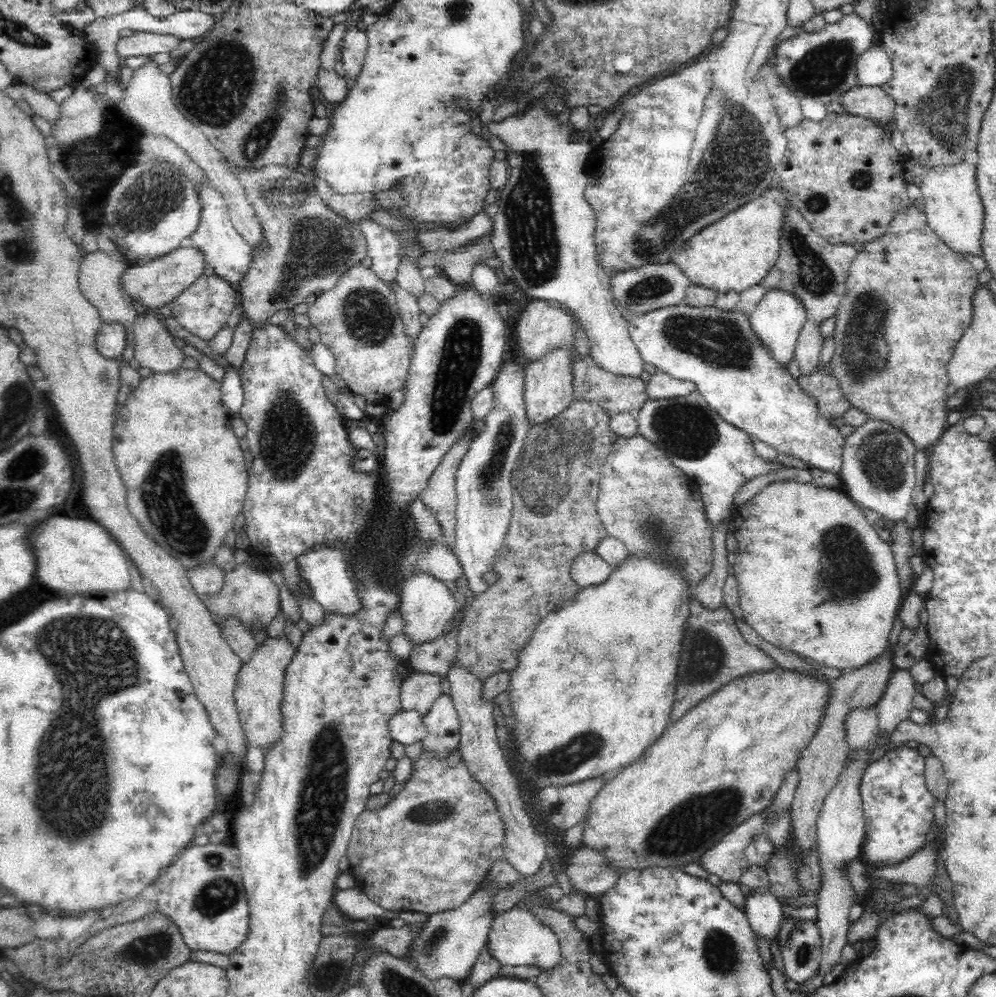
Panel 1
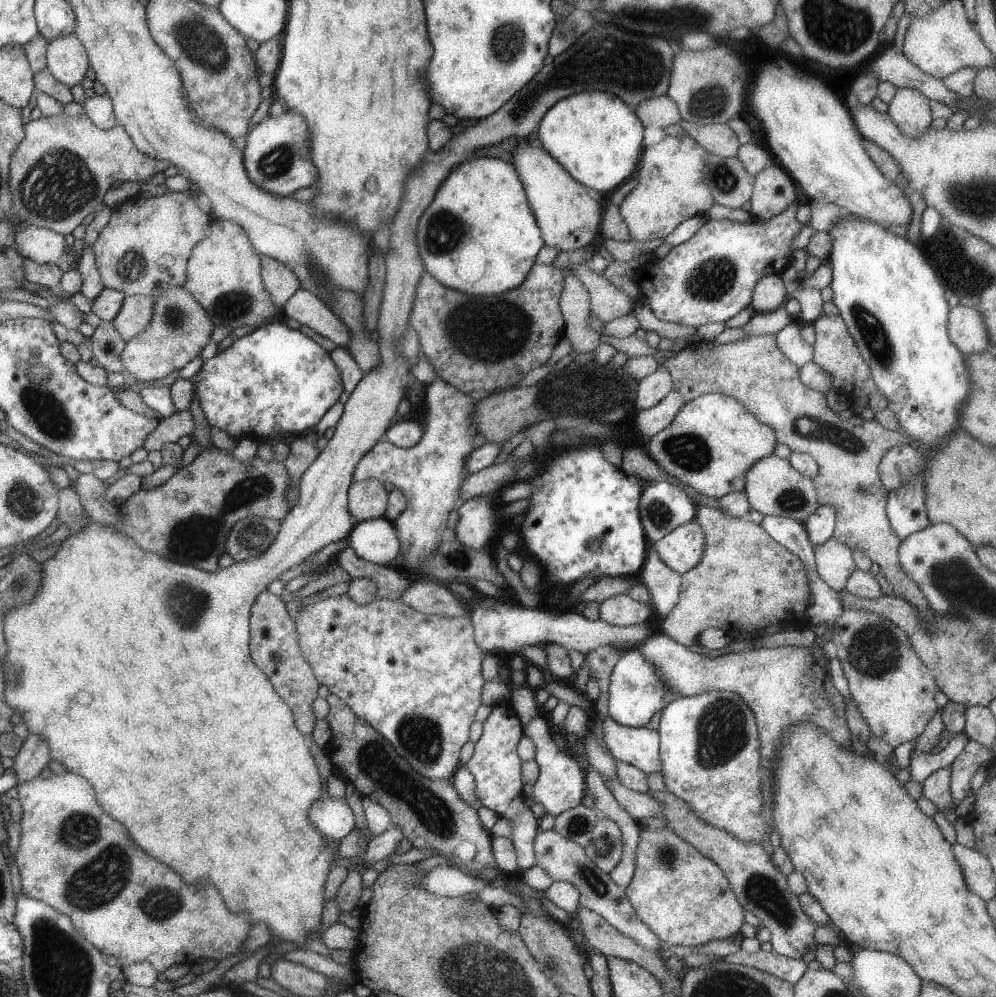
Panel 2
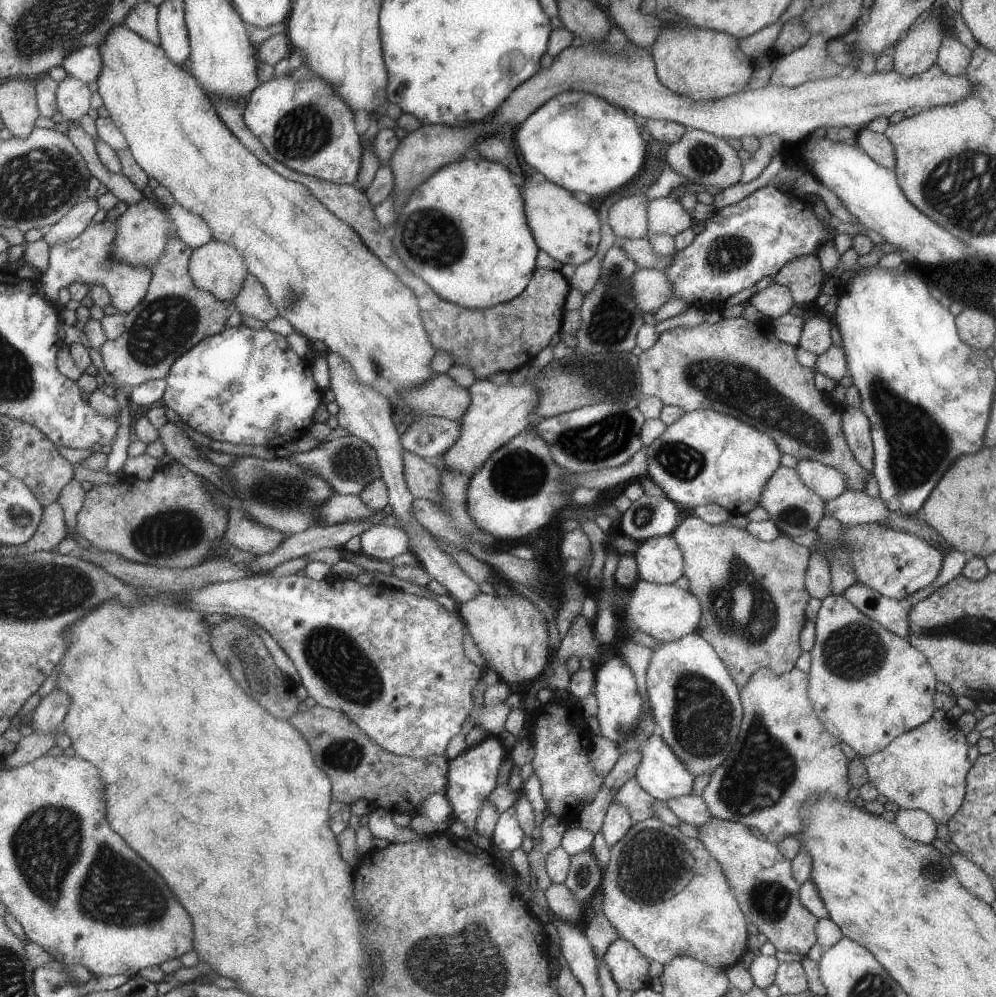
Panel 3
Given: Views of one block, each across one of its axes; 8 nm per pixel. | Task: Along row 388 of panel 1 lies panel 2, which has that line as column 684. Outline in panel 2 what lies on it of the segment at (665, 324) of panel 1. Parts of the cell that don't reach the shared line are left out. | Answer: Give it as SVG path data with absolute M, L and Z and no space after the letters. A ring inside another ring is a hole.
M715 689L714 691L698 694L693 697L679 697L671 701L661 712L659 726L657 726L658 737L660 738L658 753L662 761L660 774L666 791L686 802L687 806L697 815L697 818L705 824L724 830L743 842L761 844L773 830L768 827L764 819L764 806L762 805L762 792L760 791L760 779L762 778L760 770L760 742L758 741L758 729L754 719L754 711L736 693Z

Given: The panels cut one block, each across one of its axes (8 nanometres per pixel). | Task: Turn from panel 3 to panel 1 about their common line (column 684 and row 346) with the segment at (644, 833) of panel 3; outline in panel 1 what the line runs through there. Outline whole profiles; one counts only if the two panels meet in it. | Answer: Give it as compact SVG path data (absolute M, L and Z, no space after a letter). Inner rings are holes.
M914 205L903 208L896 213L896 217L891 221L890 228L885 235L876 240L867 241L864 250L855 256L852 261L850 272L845 284L845 293L835 312L836 325L834 331L836 350L834 358L830 361L830 370L836 379L839 380L839 386L843 395L848 399L852 407L865 412L871 420L886 422L898 430L904 432L917 450L931 449L932 446L941 438L941 434L946 431L947 413L946 409L946 386L949 384L947 375L947 366L954 354L954 349L964 334L964 331L970 326L973 315L973 296L978 284L978 271L976 271L963 255L954 252L928 225L925 212L918 210Z

